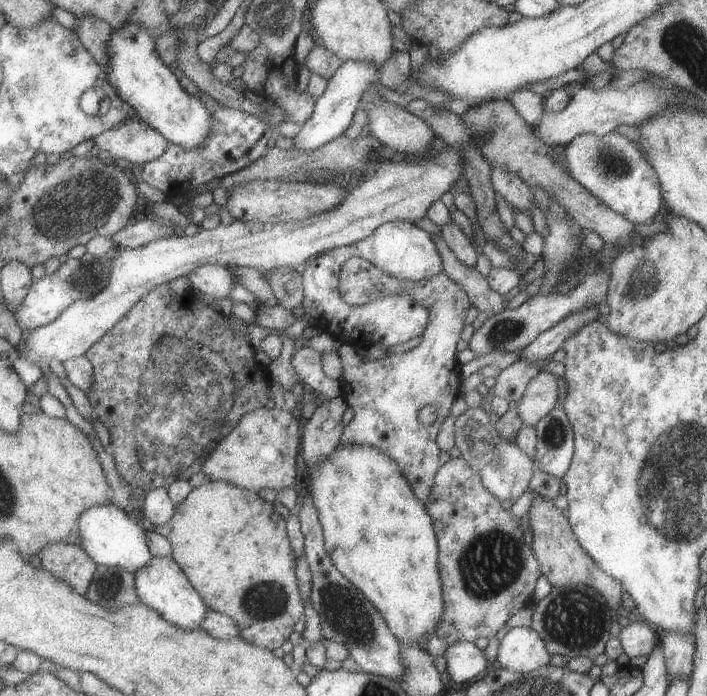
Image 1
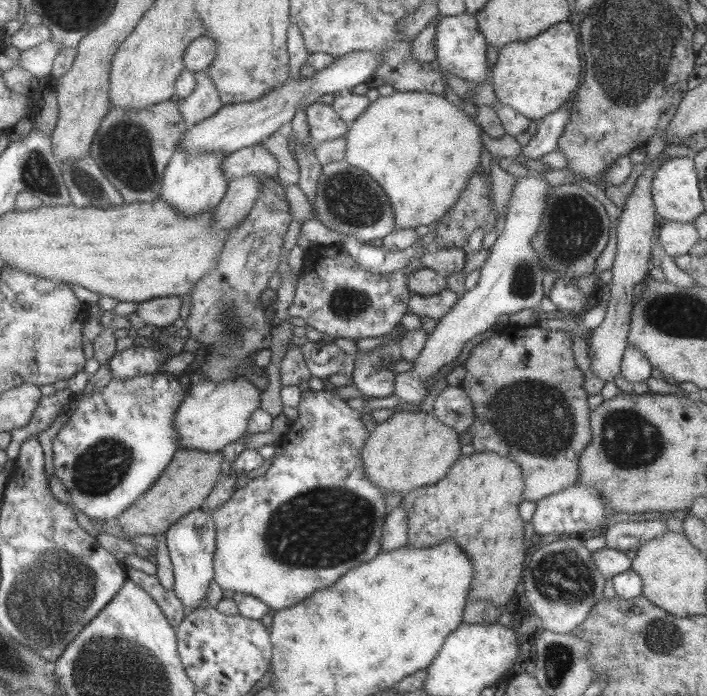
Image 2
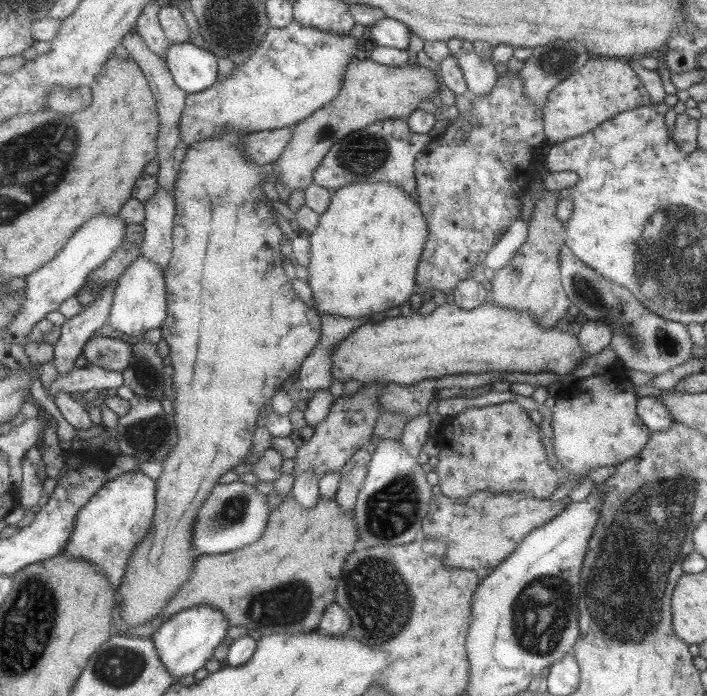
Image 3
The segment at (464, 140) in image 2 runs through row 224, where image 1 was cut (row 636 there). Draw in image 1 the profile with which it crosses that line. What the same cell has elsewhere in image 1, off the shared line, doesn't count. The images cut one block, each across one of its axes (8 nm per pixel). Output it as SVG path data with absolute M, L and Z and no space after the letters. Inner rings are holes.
M346 444L346 446L338 445L336 450L320 460L308 474L309 494L314 498L314 506L318 510L320 516L320 525L323 529L323 536L325 539L325 548L330 556L336 569L349 581L352 585L360 590L364 594L364 597L369 601L384 618L386 624L390 628L390 631L399 642L406 642L406 644L418 644L420 648L427 648L428 640L432 638L435 631L440 626L440 618L444 614L444 598L442 582L439 570L439 547L437 542L436 532L434 531L433 521L430 514L426 512L425 504L420 502L410 484L406 482L404 474L400 472L398 464L388 456L384 454L382 450L374 448L374 446L360 446L356 444Z

